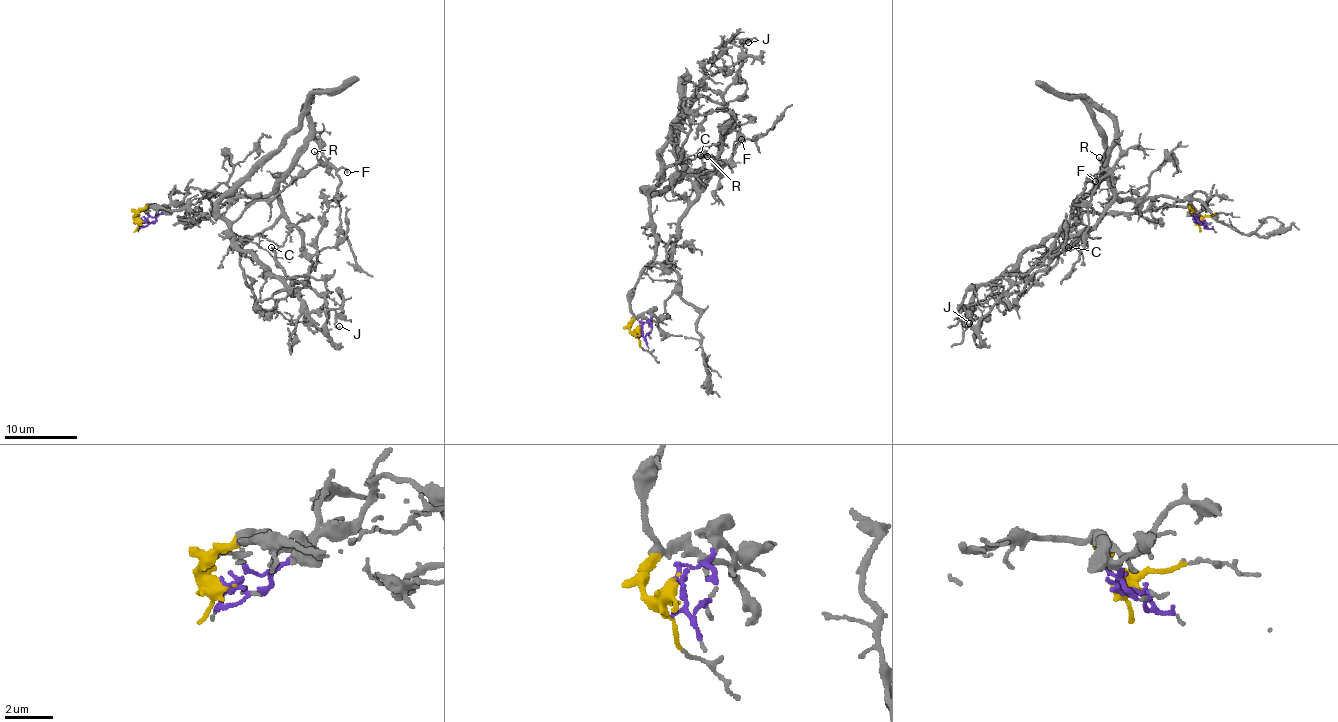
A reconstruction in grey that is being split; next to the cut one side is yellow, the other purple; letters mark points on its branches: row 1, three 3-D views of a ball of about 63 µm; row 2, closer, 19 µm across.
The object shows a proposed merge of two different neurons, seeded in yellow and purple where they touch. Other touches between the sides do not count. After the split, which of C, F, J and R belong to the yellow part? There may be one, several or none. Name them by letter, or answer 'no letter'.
J, R

